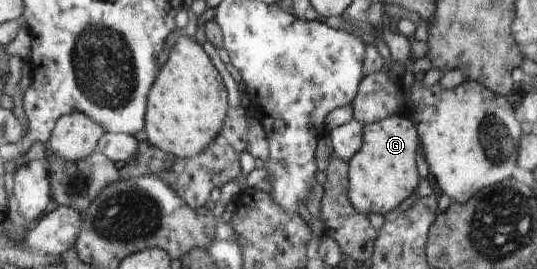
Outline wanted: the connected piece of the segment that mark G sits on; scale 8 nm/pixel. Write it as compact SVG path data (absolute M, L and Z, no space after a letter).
M394 114L376 123L363 124L362 145L358 153L347 161L348 197L361 214L381 213L385 216L416 191L420 181L416 169L418 134L410 118L400 114Z

